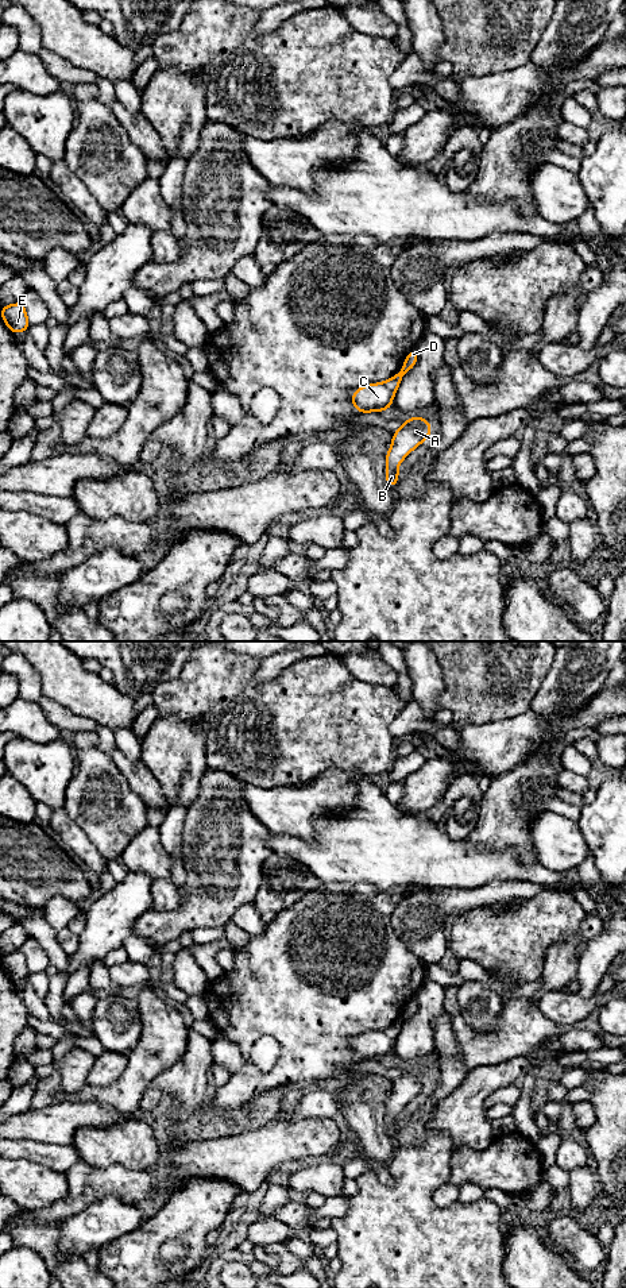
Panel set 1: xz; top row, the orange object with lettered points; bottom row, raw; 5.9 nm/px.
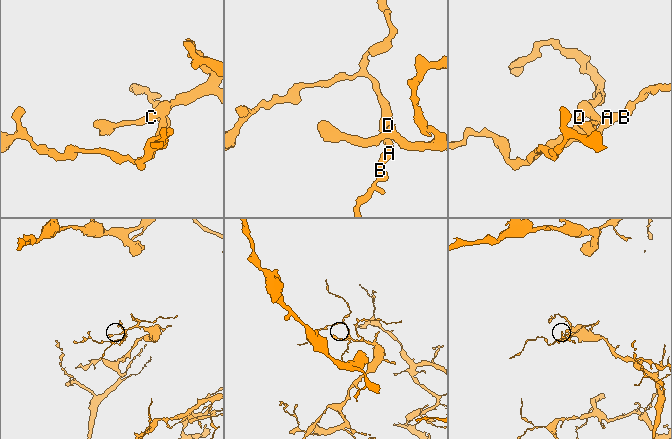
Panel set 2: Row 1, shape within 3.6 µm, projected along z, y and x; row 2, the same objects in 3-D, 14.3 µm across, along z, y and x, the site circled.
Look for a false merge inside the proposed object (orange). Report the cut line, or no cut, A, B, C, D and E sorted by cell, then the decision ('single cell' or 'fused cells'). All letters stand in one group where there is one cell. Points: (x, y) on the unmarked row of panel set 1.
no cut; A B C D E; single cell

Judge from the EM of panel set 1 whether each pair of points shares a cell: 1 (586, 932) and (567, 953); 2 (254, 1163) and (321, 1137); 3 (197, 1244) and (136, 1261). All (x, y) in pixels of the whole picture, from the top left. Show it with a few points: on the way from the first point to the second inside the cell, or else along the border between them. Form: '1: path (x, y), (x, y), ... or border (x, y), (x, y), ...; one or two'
1: path (580, 937), (570, 948); one
2: path (270, 1146), (281, 1140), (305, 1138); one
3: path (182, 1233), (165, 1233), (151, 1246); one

